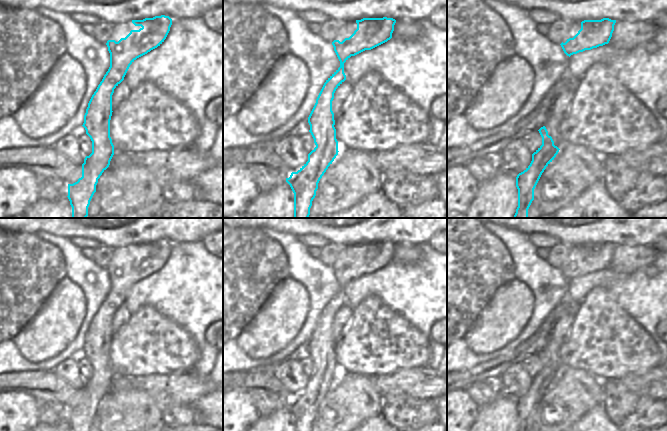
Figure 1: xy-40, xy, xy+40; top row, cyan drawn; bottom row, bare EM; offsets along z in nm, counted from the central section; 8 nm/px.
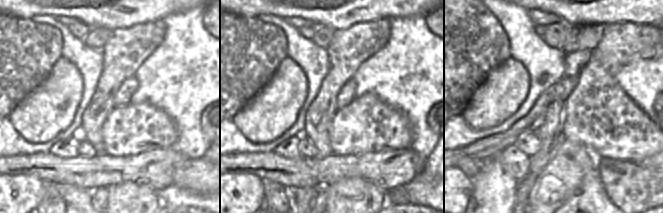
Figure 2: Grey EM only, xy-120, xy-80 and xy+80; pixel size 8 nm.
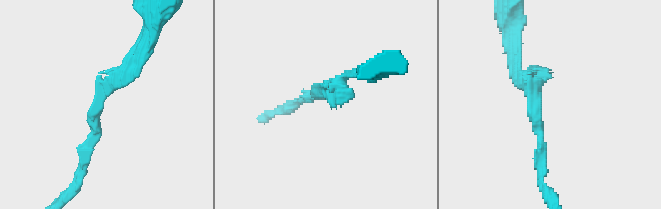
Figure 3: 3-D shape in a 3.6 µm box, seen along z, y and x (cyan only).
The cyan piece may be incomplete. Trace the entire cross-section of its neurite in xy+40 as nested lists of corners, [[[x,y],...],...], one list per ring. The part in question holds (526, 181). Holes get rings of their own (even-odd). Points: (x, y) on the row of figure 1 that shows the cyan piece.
[[[545,126],[541,127],[538,131],[542,137],[542,145],[532,154],[530,165],[516,177],[518,207],[514,218],[529,218],[528,209],[534,200],[534,189],[542,173],[560,150],[554,145],[554,141],[548,135]]]

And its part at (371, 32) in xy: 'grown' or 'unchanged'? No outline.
unchanged

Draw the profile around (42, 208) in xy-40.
[[[68,197],[55,202],[39,198],[24,211],[25,218],[72,218]]]

